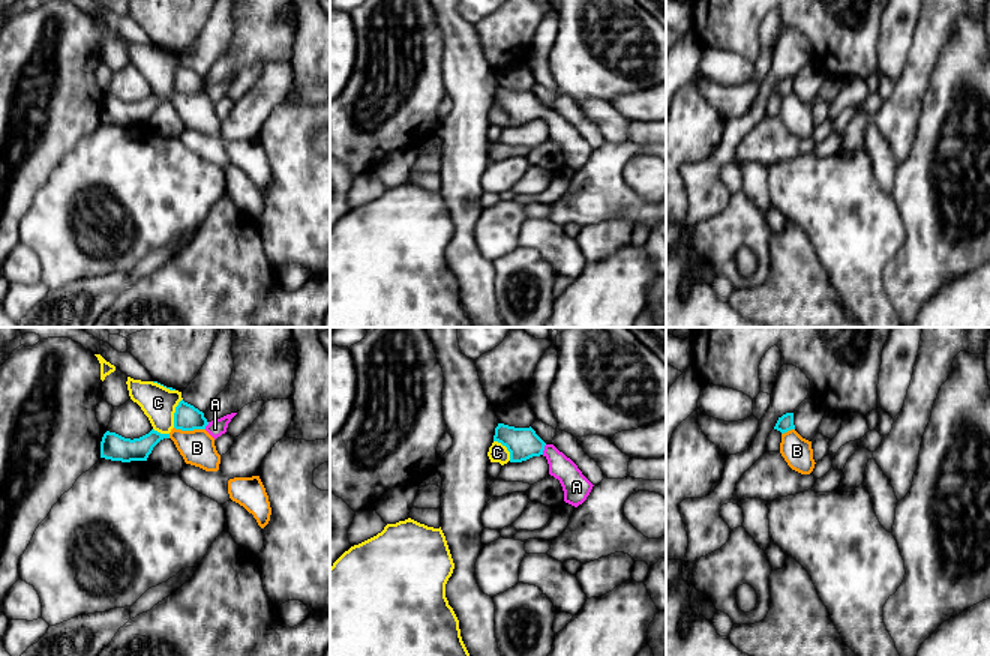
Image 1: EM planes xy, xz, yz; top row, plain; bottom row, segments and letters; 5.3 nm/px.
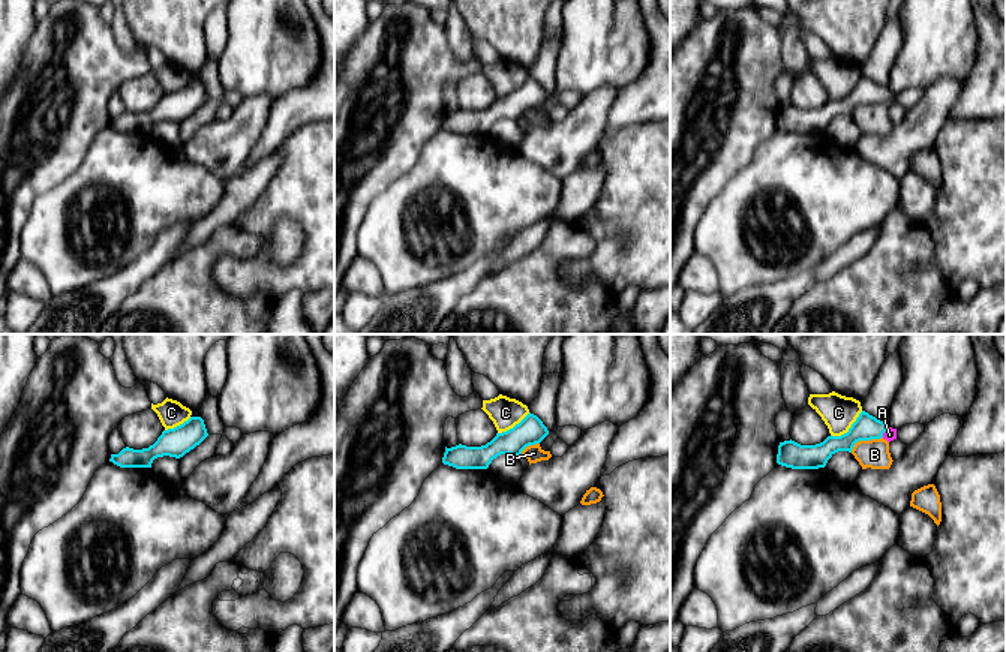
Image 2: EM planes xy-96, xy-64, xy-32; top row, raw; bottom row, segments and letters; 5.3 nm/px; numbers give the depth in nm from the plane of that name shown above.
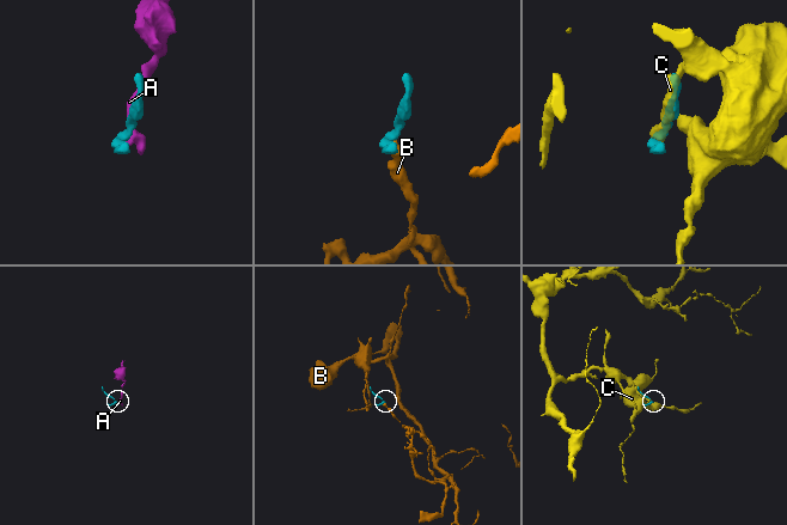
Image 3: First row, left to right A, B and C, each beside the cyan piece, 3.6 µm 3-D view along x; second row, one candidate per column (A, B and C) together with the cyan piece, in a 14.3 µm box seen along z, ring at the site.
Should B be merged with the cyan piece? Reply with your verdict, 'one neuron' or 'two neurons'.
two neurons

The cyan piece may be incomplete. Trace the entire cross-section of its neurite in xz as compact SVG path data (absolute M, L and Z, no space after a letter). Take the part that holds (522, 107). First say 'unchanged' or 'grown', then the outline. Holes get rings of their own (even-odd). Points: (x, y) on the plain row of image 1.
grown; M498 87L494 105L501 107L510 116L510 126L522 126L543 119L549 128L549 138L560 144L564 165L578 171L592 153L592 147L582 138L578 129L560 116L554 108L546 108L536 95Z

